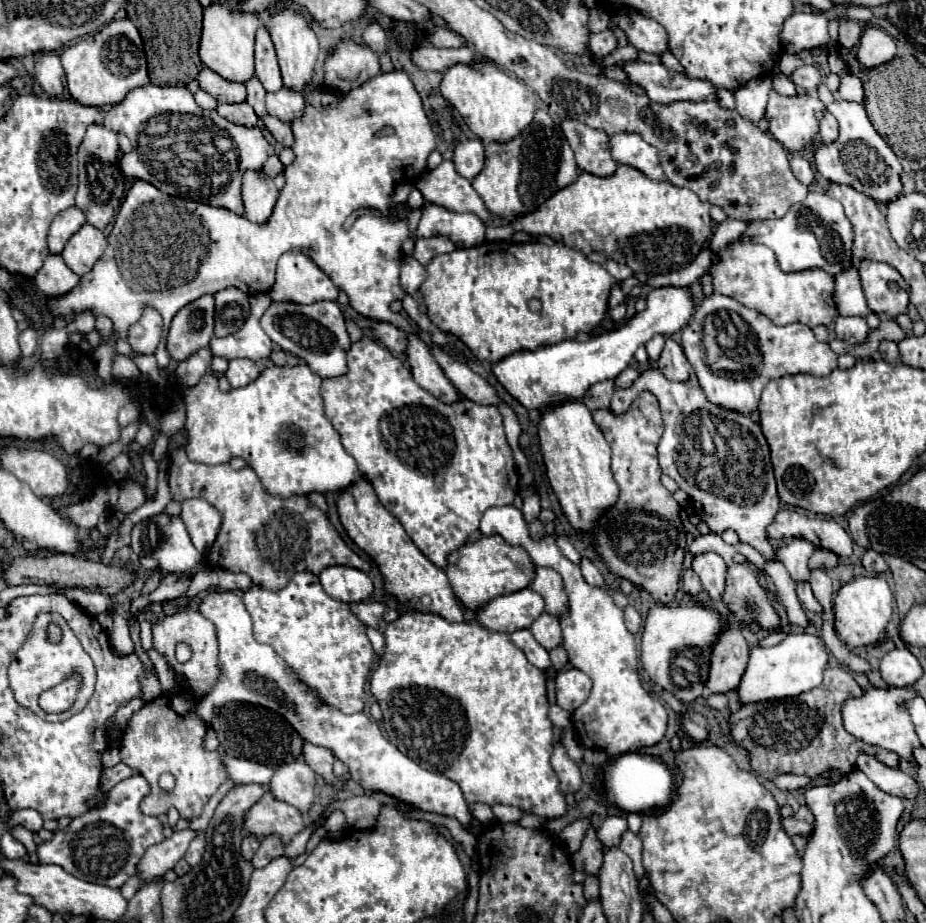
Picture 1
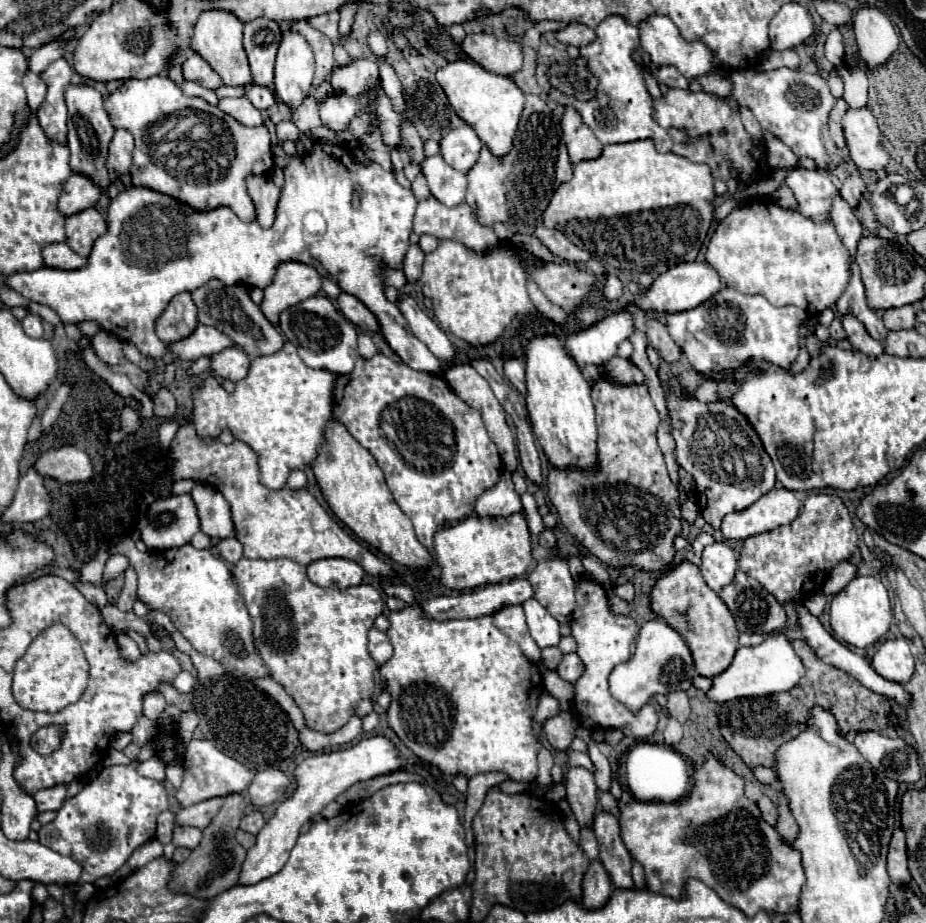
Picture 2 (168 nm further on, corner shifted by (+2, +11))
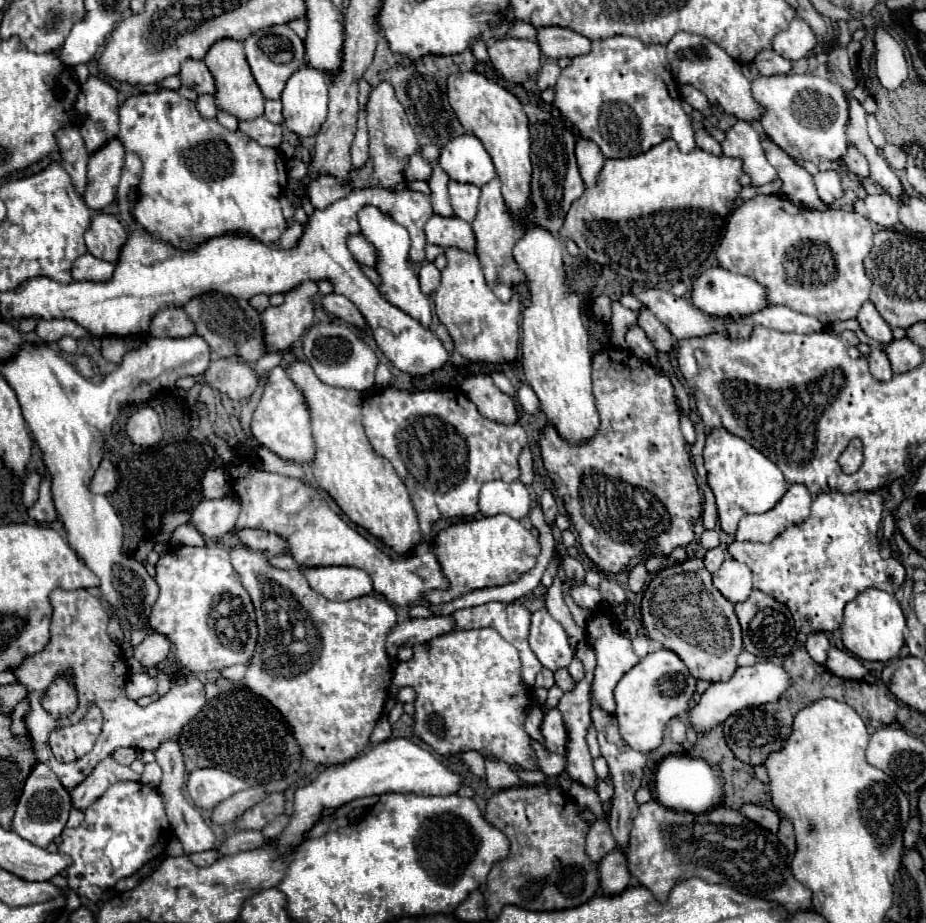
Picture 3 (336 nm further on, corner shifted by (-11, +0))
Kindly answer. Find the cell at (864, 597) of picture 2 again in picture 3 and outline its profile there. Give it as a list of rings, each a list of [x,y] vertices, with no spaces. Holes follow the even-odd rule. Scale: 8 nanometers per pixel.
[[[866,589],[852,603],[848,603],[844,609],[844,621],[840,625],[842,643],[852,655],[860,657],[862,661],[882,661],[882,663],[898,657],[904,645],[904,631],[906,619],[898,599],[882,589]]]

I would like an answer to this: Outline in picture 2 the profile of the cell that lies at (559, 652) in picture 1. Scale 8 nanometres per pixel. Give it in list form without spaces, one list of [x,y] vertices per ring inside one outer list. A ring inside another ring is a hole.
[[[557,646],[545,648],[545,650],[541,652],[541,660],[543,660],[543,664],[545,664],[549,670],[555,670],[555,668],[559,666],[561,658],[563,658],[563,654],[561,654],[561,650],[559,650]]]

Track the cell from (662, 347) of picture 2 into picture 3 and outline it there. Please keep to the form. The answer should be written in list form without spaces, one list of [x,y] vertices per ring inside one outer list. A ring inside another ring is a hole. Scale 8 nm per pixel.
[[[648,309],[640,311],[640,319],[638,319],[638,325],[646,331],[648,339],[654,343],[654,347],[658,351],[664,351],[664,353],[670,353],[674,349],[674,339],[672,339],[672,333],[654,317],[654,313],[650,313]]]

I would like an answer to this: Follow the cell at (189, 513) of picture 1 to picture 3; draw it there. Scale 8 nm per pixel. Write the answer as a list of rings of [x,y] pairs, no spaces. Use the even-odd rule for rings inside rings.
[[[234,527],[232,533],[240,539],[240,543],[250,545],[250,549],[270,551],[270,555],[282,555],[286,551],[284,539],[274,535],[274,533],[258,531],[258,529],[248,529],[248,527]]]

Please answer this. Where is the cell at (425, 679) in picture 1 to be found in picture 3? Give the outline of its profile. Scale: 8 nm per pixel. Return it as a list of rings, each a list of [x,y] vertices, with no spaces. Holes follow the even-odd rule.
[[[468,629],[452,631],[430,643],[418,643],[412,647],[414,655],[410,661],[394,665],[394,679],[390,695],[404,685],[416,691],[416,713],[414,713],[414,735],[428,743],[436,755],[460,757],[466,751],[478,751],[482,757],[504,761],[512,771],[538,771],[538,763],[532,751],[530,735],[524,729],[526,715],[534,705],[532,689],[522,681],[522,663],[518,649],[504,641],[496,629]]]

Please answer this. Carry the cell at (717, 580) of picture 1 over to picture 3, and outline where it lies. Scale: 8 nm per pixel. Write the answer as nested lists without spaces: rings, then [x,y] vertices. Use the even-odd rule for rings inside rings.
[[[728,557],[712,577],[714,577],[714,587],[732,603],[746,601],[752,591],[750,569],[732,557]]]

